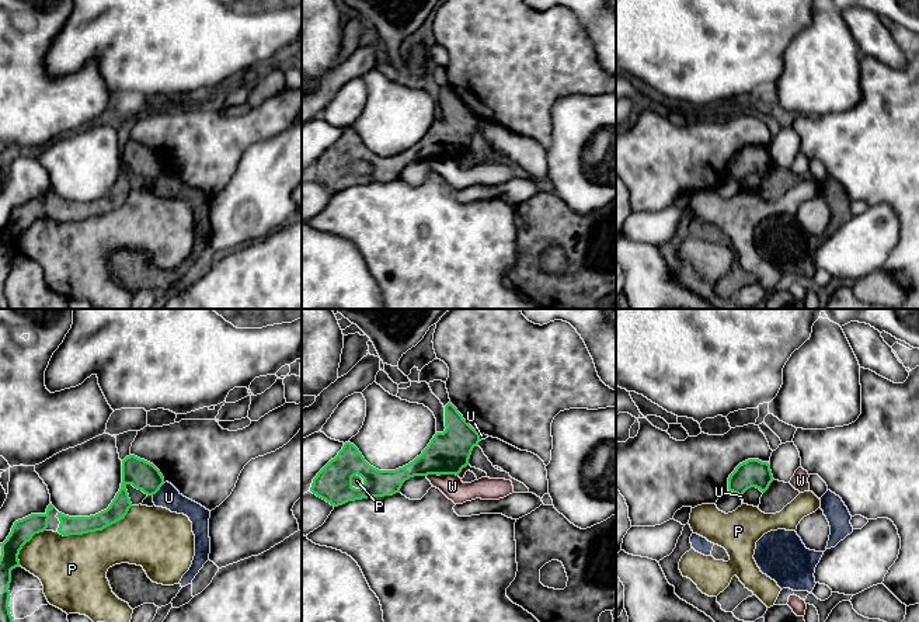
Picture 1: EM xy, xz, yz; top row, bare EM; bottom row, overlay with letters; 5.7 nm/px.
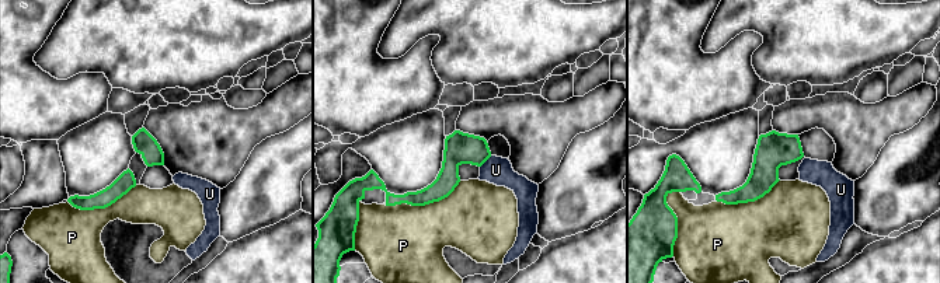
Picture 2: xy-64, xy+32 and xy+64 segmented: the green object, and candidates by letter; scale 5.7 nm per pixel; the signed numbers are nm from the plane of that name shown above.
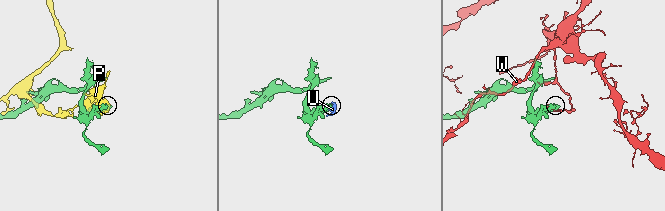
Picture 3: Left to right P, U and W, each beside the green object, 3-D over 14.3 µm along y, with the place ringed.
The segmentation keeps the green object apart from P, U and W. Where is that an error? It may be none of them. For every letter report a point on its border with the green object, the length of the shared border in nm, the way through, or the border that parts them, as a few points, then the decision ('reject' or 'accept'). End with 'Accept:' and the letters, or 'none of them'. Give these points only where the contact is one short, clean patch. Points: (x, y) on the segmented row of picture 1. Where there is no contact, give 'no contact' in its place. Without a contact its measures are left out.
P: contact xy (96, 530); length 460 nm; reject
U: contact xy (157, 490); length 100 nm; border xy (164, 483), (152, 494); reject
W: contact xz (442, 473); length 180 nm; border xz (458, 475), (427, 476); reject
Accept: none of them

